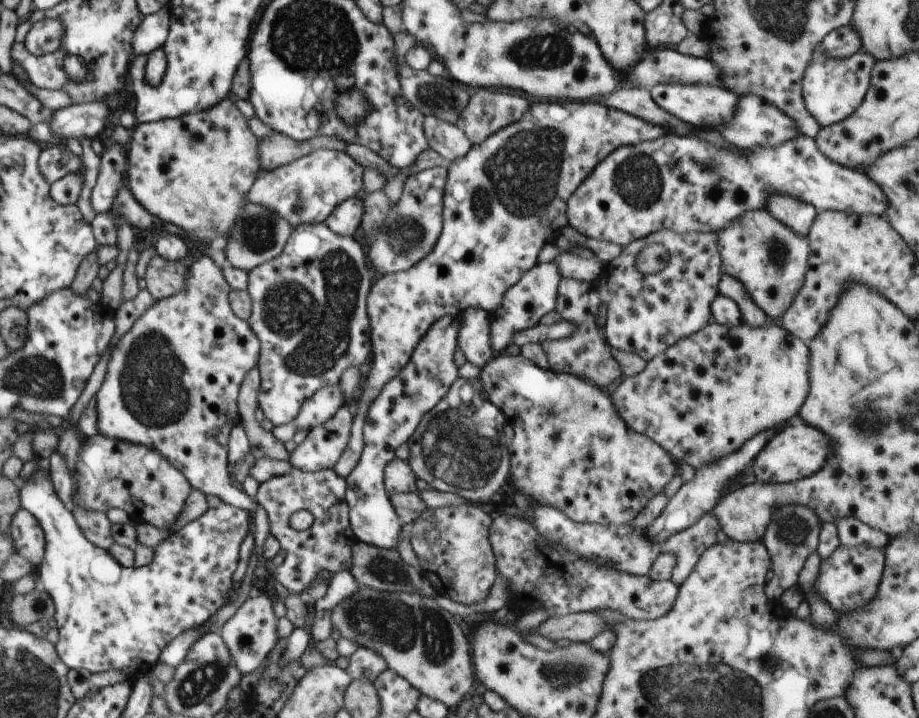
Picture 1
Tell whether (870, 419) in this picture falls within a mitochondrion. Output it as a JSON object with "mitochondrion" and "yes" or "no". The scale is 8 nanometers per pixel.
{"mitochondrion":"yes"}

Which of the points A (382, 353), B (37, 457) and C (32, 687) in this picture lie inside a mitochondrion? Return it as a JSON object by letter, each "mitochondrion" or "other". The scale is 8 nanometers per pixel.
{"A":"other","B":"other","C":"mitochondrion"}

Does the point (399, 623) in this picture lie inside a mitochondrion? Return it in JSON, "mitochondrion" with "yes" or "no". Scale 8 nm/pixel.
{"mitochondrion":"yes"}

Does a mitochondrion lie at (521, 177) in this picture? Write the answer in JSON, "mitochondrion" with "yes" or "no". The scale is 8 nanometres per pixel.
{"mitochondrion":"yes"}

